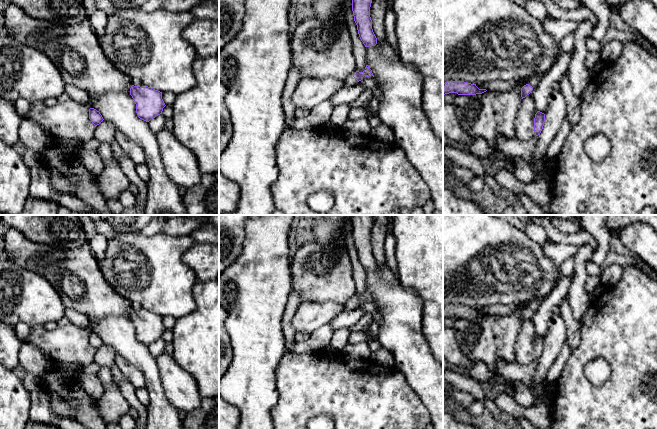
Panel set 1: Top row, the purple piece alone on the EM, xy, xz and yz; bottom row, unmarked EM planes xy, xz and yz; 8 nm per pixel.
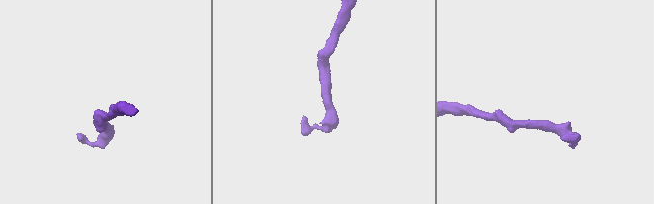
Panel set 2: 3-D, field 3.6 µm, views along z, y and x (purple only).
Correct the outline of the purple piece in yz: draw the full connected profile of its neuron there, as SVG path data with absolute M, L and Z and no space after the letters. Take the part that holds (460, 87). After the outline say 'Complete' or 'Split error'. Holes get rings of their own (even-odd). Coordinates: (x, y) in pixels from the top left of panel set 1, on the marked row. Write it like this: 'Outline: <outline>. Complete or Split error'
Outline: M447 81L443 83L443 95L449 93L457 93L458 95L476 95L486 91L486 89L479 89L476 84L464 81Z. Complete

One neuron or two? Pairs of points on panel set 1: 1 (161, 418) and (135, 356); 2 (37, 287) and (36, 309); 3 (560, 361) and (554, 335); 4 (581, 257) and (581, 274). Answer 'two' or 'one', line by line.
1: one
2: one
3: two
4: one

